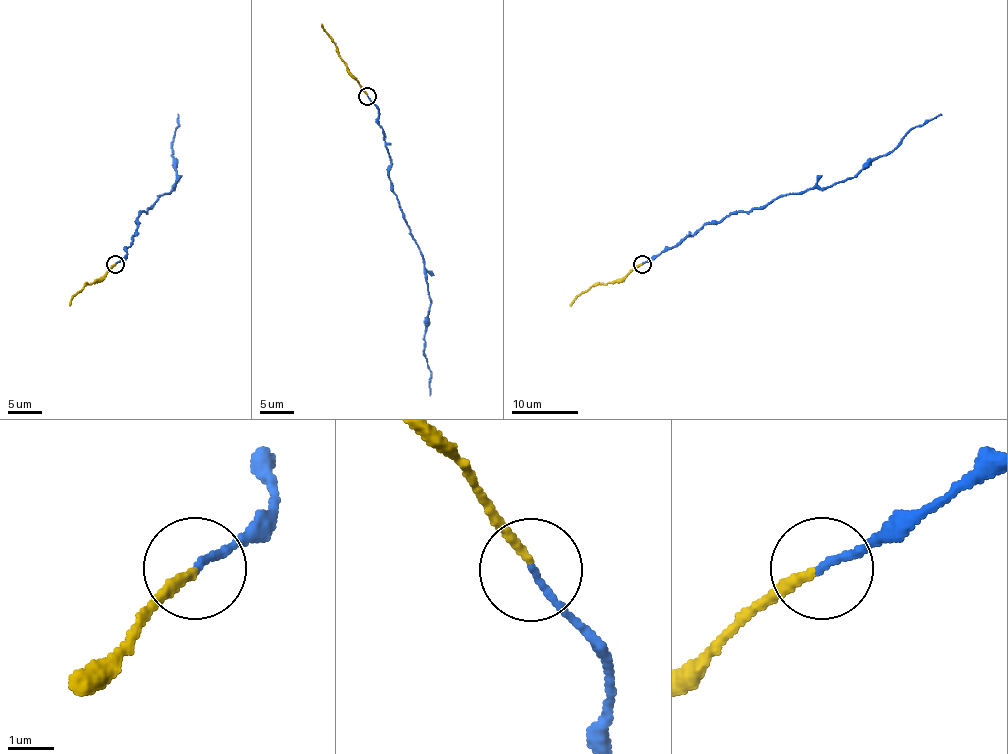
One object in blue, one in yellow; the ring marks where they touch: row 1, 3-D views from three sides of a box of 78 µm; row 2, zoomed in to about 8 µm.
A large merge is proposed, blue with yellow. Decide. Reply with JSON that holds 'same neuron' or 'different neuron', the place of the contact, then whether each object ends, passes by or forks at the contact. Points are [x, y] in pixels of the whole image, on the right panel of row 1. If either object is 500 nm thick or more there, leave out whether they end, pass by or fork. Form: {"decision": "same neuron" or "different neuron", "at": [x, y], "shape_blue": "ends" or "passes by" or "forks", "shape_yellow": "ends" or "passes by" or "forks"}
{"decision": "different neuron", "at": [642, 264], "shape_blue": "ends", "shape_yellow": "ends"}

